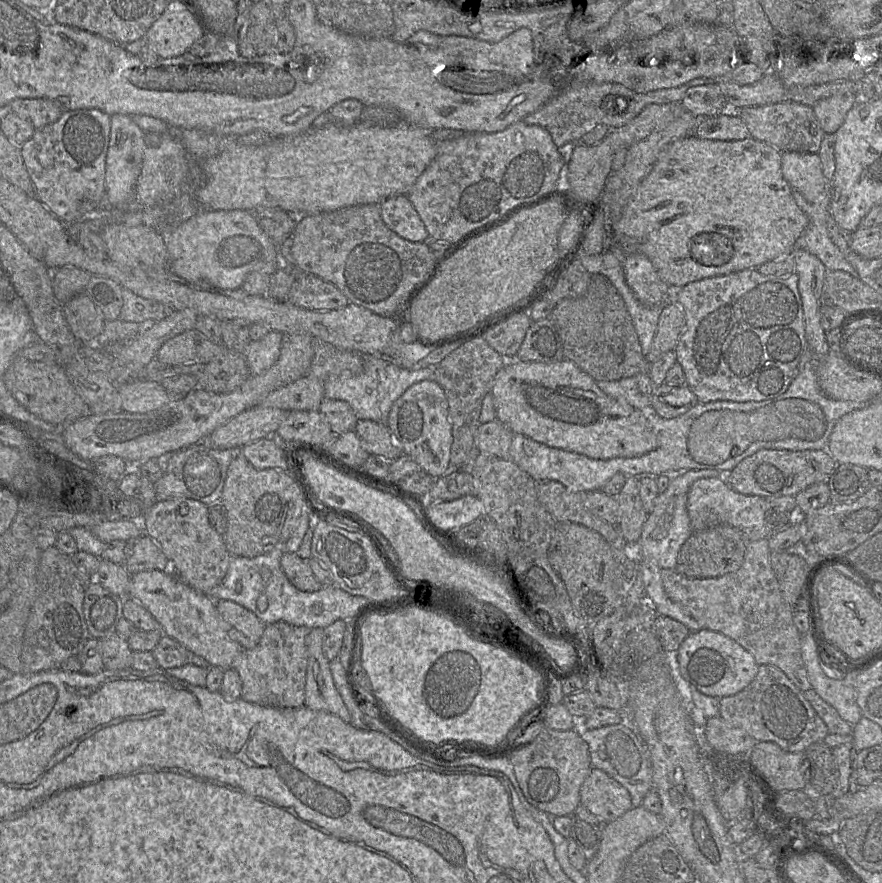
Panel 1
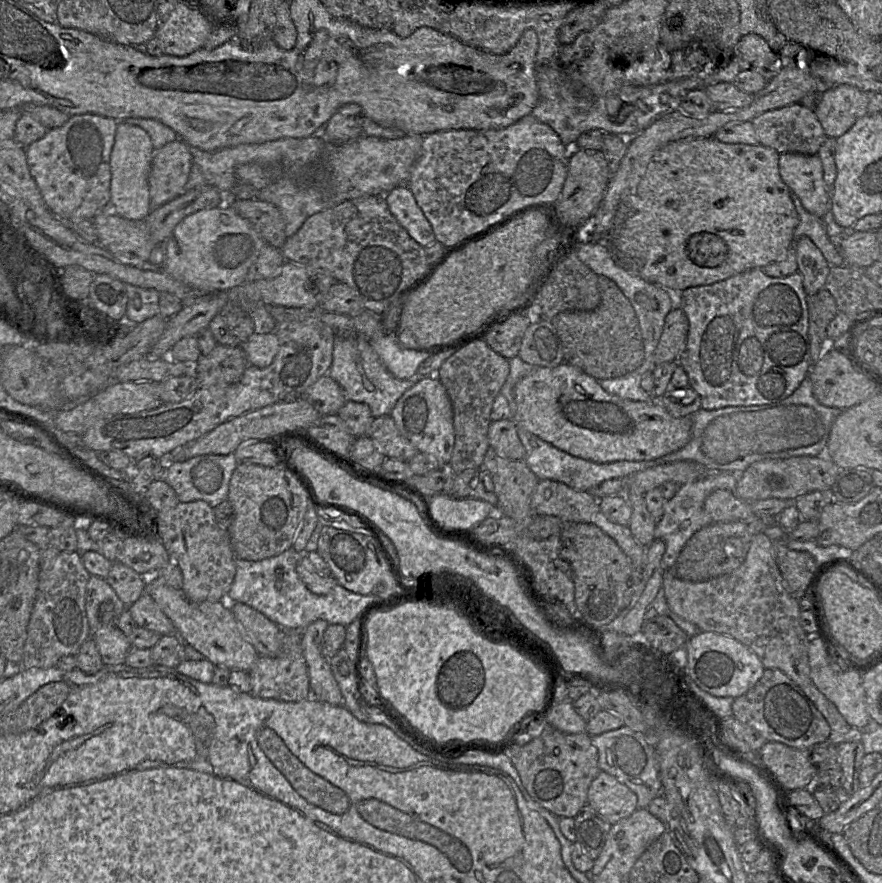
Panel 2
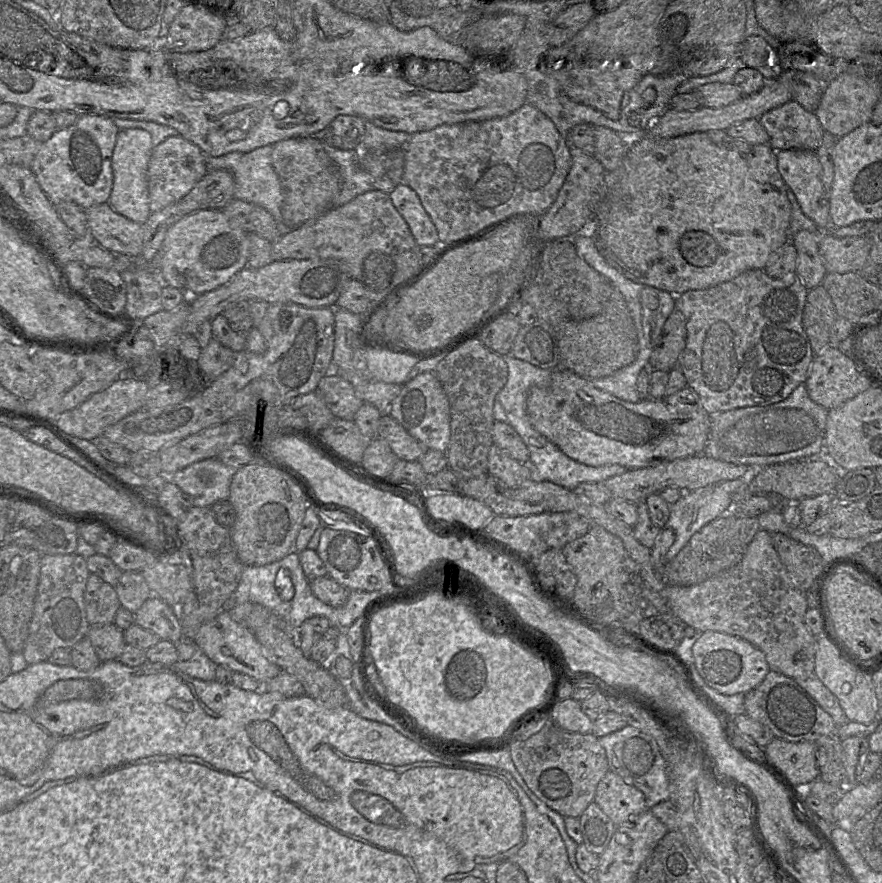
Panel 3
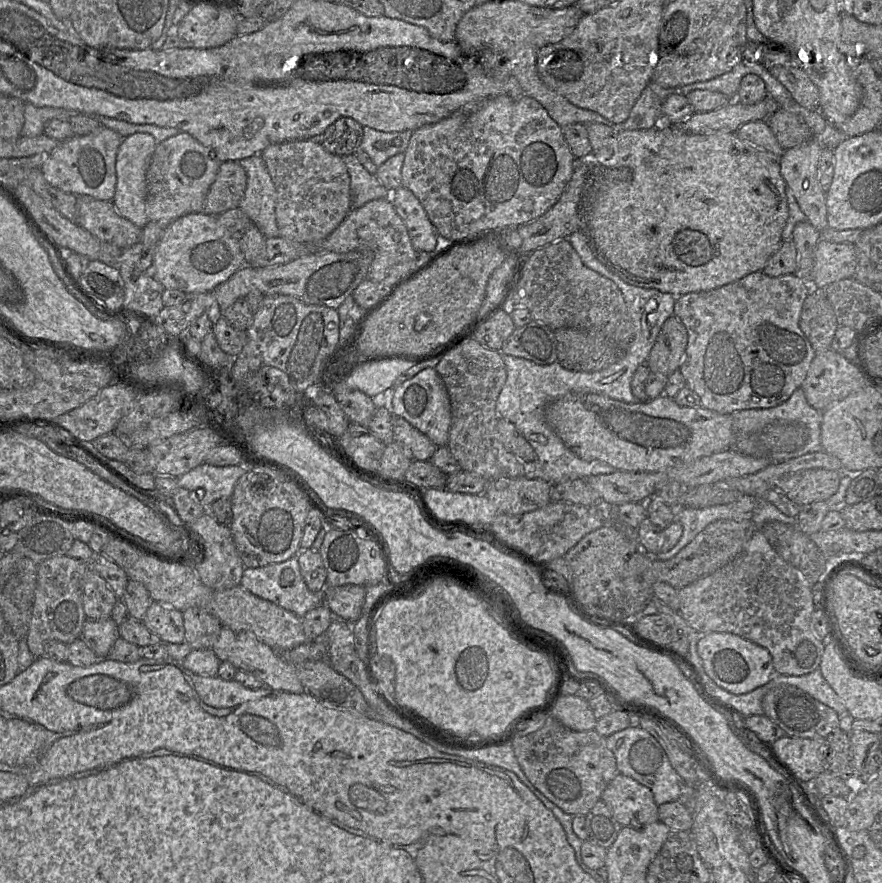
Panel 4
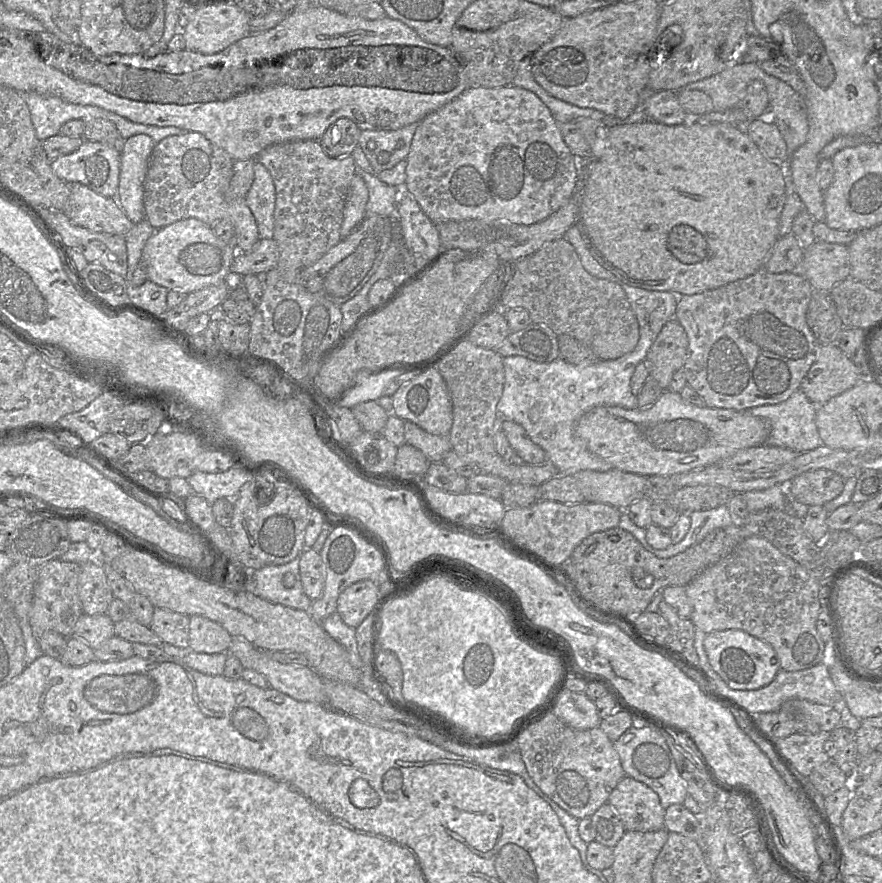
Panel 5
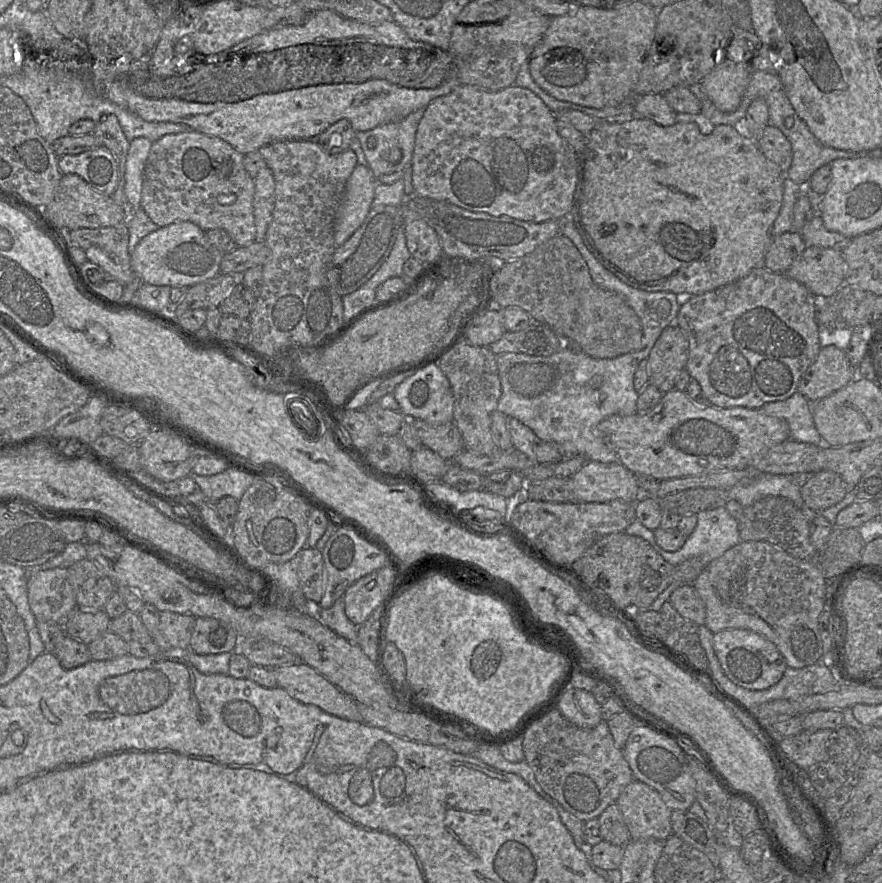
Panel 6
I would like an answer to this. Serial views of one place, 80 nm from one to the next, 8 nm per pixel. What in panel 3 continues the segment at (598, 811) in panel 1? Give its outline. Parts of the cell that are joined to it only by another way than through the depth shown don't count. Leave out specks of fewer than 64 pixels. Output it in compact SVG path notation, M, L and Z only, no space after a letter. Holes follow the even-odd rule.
M609 770L597 784L594 802L616 826L648 811L644 794Z

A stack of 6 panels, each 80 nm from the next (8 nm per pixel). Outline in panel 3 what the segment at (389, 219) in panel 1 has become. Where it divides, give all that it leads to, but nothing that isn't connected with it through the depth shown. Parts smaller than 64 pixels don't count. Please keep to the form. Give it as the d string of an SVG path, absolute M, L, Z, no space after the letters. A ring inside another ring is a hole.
M400 182L388 195L395 209L407 223L418 246L441 245L435 225L412 188Z

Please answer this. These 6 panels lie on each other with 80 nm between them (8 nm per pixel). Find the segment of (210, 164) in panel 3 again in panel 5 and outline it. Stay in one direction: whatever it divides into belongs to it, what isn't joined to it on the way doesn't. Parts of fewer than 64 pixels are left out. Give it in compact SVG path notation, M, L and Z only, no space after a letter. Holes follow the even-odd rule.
M259 161L254 163L254 179L245 196L259 232L259 239L271 239L274 234L275 185L270 172Z

